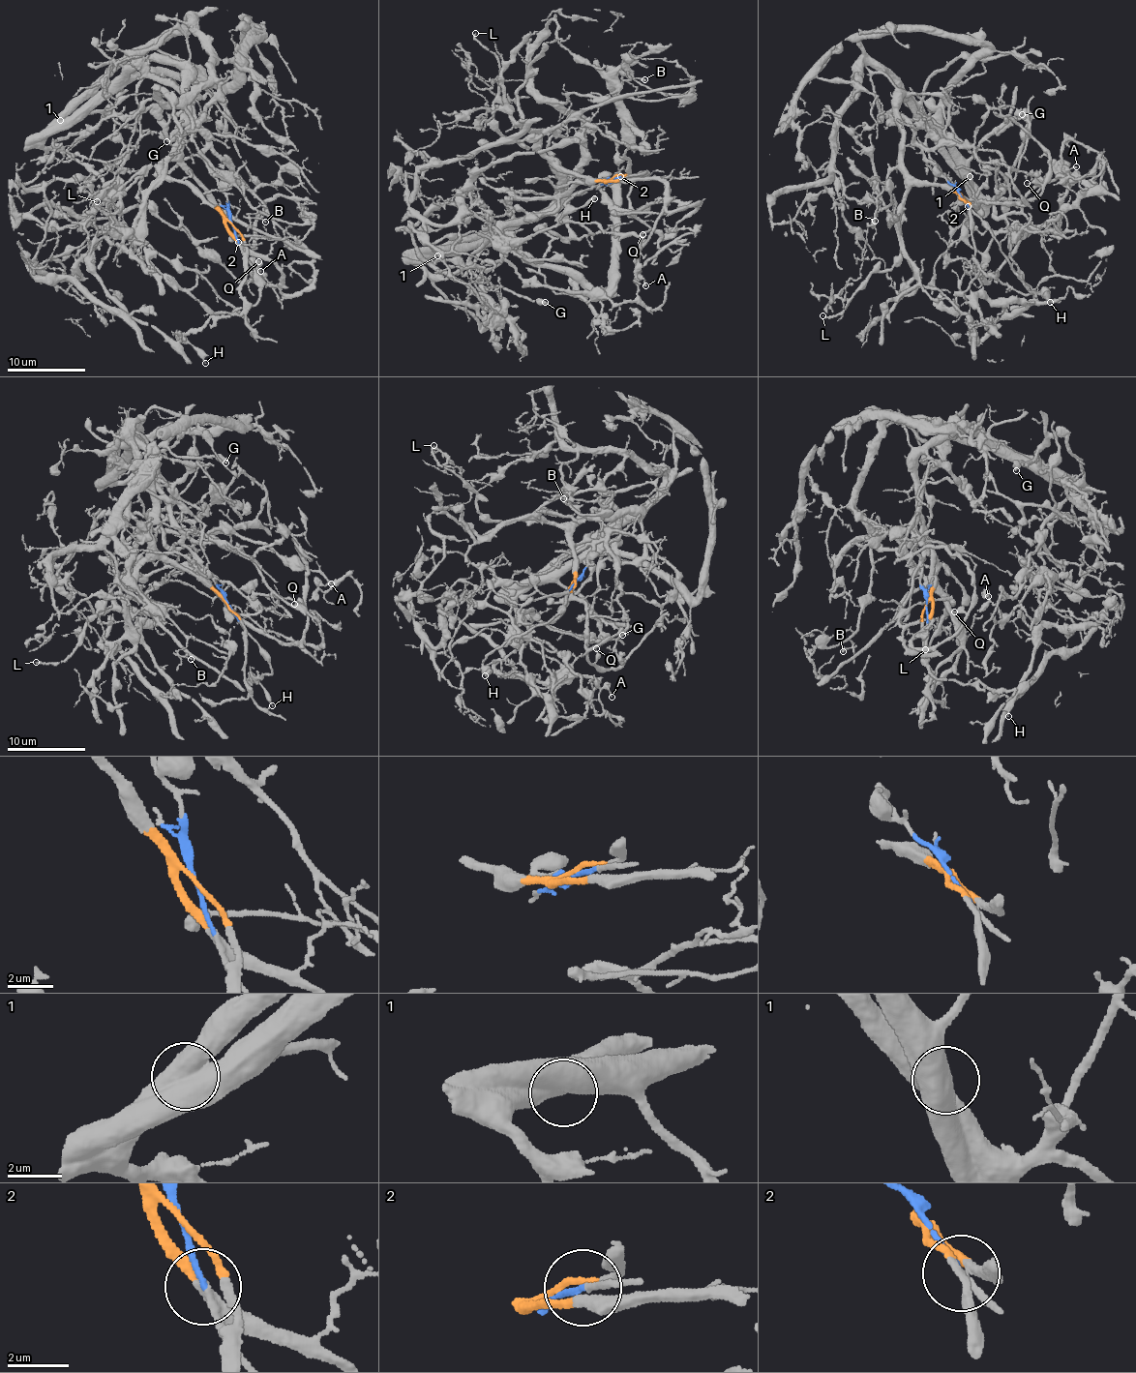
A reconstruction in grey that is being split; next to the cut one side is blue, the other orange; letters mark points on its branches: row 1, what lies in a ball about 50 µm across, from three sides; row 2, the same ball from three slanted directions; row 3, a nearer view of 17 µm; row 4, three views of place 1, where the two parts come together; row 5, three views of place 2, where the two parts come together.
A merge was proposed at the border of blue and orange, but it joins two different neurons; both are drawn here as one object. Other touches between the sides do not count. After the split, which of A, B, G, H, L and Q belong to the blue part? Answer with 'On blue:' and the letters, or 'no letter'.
On blue: A, B, H

